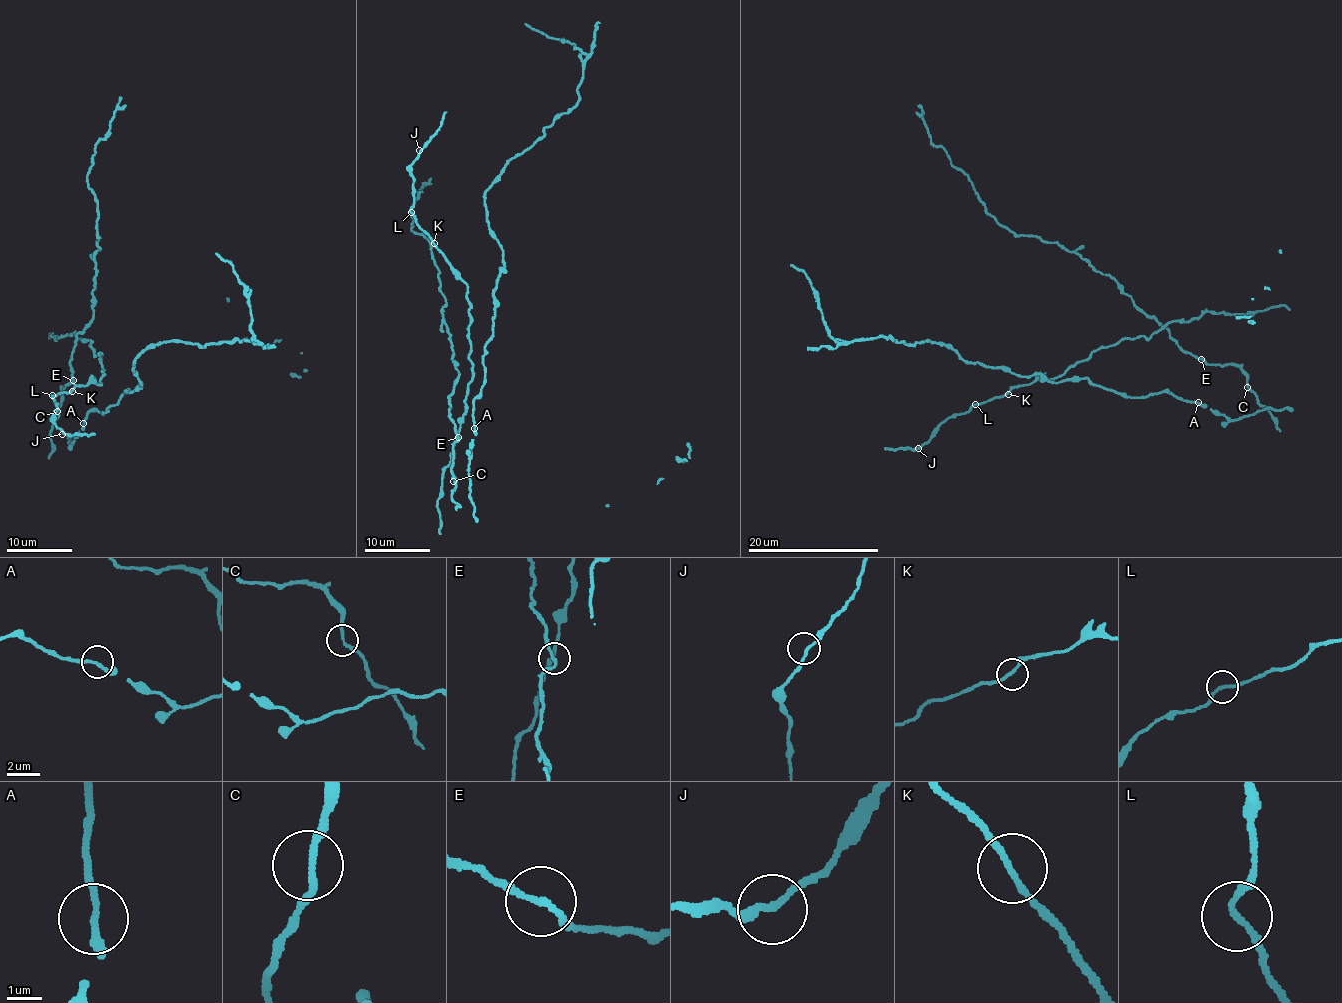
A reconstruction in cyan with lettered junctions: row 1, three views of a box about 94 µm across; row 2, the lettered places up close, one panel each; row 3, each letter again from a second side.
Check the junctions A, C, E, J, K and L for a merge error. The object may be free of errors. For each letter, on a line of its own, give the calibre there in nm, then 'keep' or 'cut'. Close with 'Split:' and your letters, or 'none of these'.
A: 160 nm thick; keep
C: 180 nm thick; keep
E: 160 nm thick; keep
J: 160 nm thick; keep
K: 160 nm thick; keep
L: 170 nm thick; keep
Split: none of these

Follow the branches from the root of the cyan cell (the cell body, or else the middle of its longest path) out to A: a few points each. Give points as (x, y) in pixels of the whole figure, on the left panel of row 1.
A: (74, 440), (83, 423)

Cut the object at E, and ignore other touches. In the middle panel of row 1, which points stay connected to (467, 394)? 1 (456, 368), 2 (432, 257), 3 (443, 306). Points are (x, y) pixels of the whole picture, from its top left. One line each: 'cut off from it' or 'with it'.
1: cut off from it
2: cut off from it
3: cut off from it

